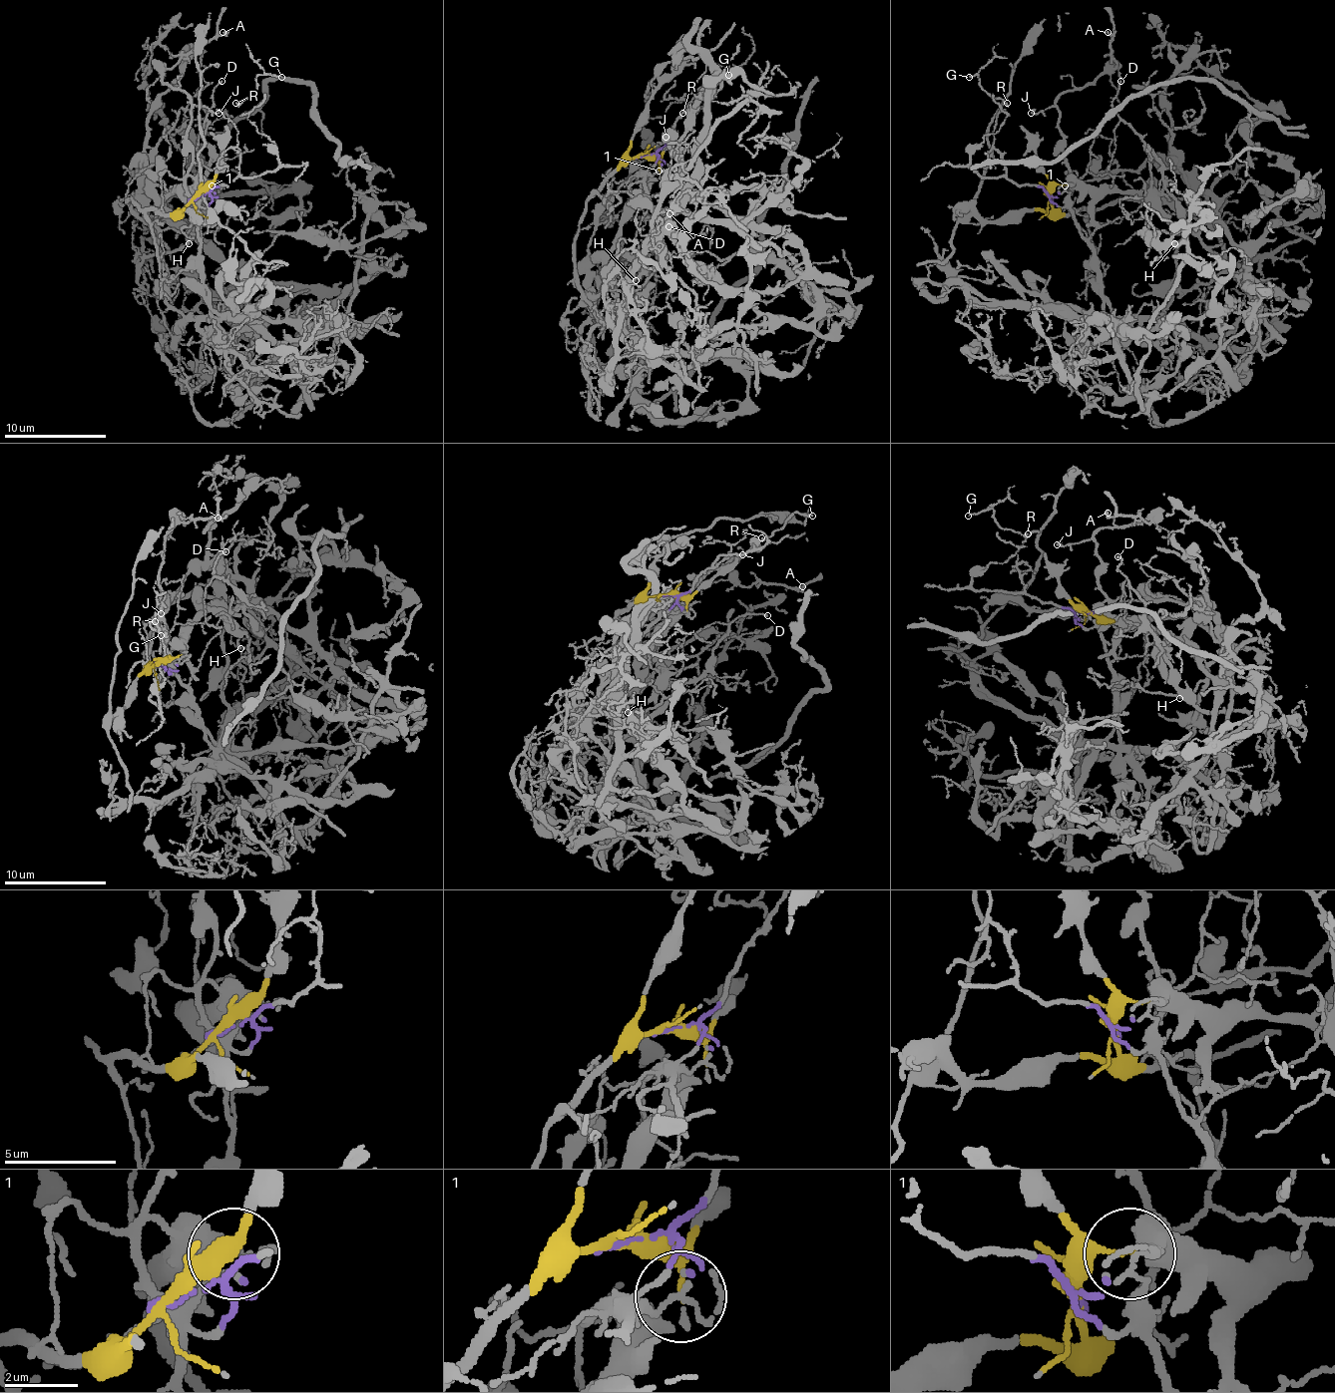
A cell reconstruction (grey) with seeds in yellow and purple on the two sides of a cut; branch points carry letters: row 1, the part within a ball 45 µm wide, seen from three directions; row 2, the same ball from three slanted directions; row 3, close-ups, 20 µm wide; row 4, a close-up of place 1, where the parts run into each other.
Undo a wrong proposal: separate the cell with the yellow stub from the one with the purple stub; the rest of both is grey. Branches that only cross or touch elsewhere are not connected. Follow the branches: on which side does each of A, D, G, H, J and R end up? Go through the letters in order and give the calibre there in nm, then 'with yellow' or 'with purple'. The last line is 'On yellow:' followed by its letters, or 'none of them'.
A: calibre 160 nm; with purple
D: calibre 130 nm; with yellow
G: calibre 100 nm; with purple
H: calibre 240 nm; with yellow
J: calibre 150 nm; with purple
R: calibre 90 nm; with purple
On yellow: D, H

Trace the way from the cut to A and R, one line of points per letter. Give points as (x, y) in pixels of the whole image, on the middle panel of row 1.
A: (641, 157), (659, 160), (634, 177), (634, 167), (639, 162), (610, 213), (618, 220), (667, 220), (669, 213)
R: (641, 157), (667, 142), (697, 90), (725, 77), (694, 111), (710, 101), (702, 95), (681, 113)

